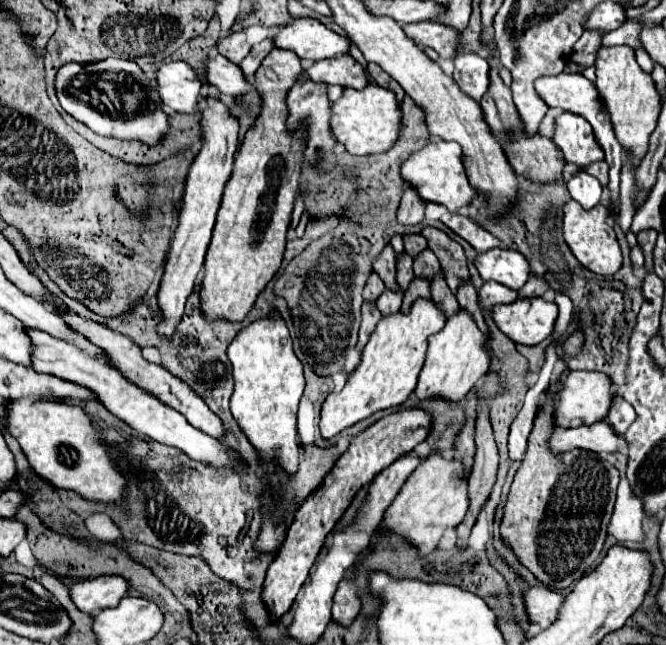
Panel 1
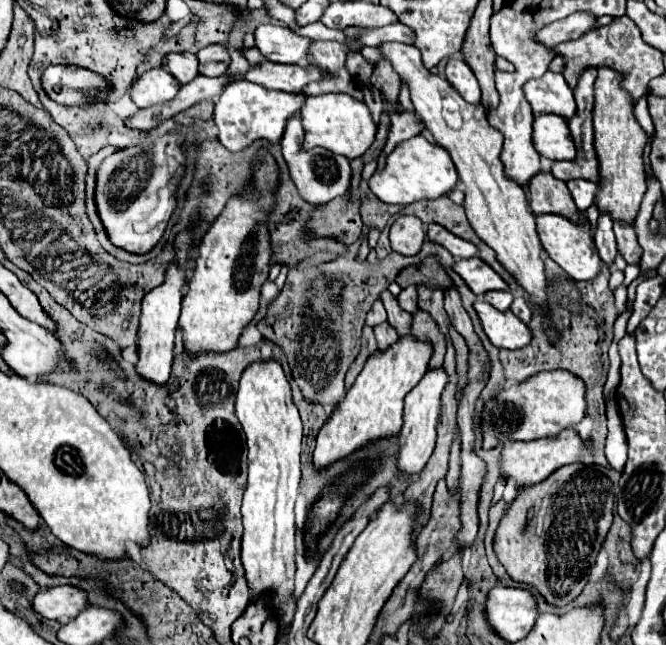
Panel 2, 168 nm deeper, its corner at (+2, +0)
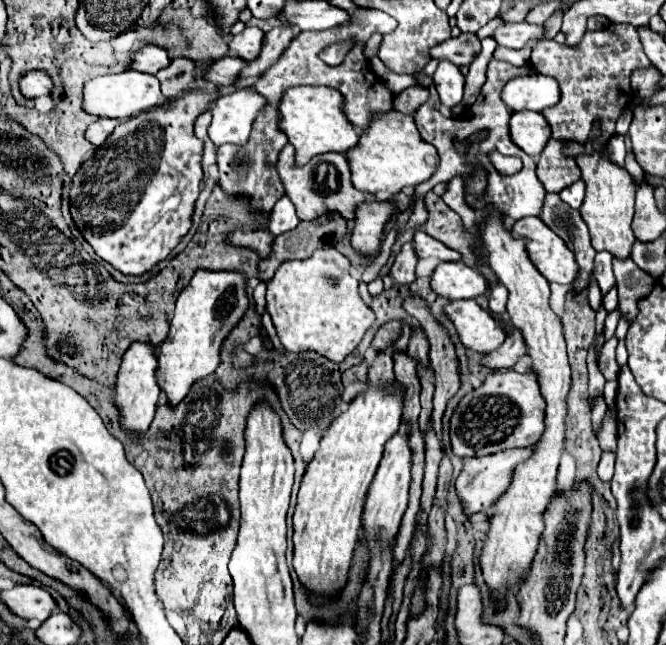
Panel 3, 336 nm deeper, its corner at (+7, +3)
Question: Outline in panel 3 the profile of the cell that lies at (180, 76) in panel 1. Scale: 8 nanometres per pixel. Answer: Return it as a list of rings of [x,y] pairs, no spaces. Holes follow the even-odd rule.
[[[126,70],[112,76],[100,76],[100,78],[88,80],[84,86],[84,110],[94,116],[126,118],[156,106],[160,100],[162,100],[162,92],[160,92],[158,78],[154,74],[136,72],[136,70]]]

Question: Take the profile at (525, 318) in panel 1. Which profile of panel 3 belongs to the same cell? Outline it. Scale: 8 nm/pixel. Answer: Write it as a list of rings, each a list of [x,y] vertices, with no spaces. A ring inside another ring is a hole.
[[[454,300],[444,310],[456,324],[462,344],[470,350],[488,354],[506,340],[506,332],[496,318],[480,308],[476,300]]]

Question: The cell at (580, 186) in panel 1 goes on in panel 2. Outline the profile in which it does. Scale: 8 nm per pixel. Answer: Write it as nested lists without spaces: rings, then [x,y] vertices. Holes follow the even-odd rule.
[[[573,179],[567,183],[573,199],[575,199],[575,205],[581,213],[585,213],[591,205],[593,205],[593,199],[595,199],[595,191],[597,191],[597,183],[591,183],[591,181],[583,181],[583,179]]]

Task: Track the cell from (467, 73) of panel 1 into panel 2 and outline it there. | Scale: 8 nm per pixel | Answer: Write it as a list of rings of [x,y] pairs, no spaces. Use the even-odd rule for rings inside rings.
[[[449,59],[447,61],[445,79],[455,87],[455,91],[459,91],[459,95],[463,95],[463,99],[467,99],[467,103],[481,101],[481,91],[479,91],[477,79],[463,59]]]

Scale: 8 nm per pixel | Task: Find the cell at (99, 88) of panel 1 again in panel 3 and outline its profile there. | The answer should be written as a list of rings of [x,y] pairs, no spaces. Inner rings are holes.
[[[30,70],[20,78],[20,90],[28,98],[38,98],[54,90],[54,82],[46,70]]]

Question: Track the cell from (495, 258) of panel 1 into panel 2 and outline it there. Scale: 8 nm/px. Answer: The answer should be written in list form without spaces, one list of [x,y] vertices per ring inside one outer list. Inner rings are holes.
[[[479,257],[457,259],[455,265],[453,265],[453,271],[457,275],[461,275],[461,279],[467,283],[467,287],[475,295],[483,295],[487,291],[507,289],[507,283],[495,271],[491,271],[491,267],[485,265]]]

